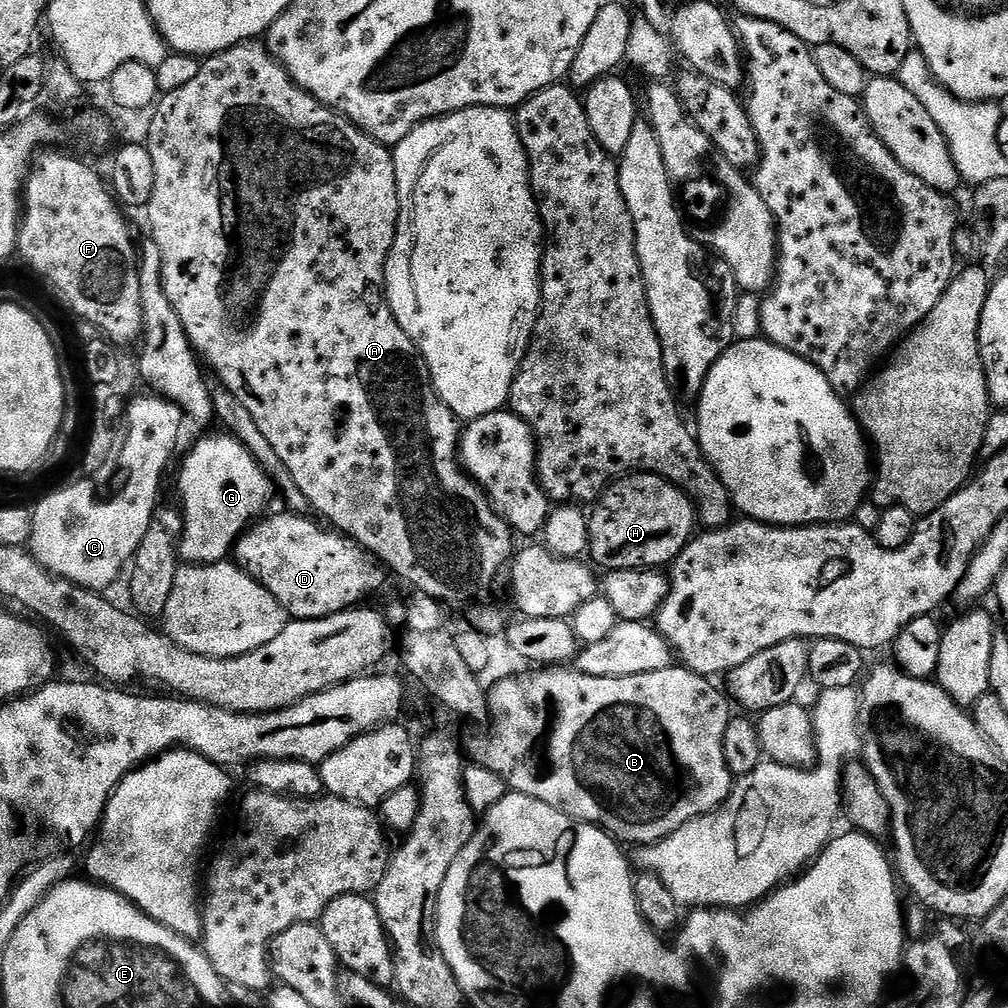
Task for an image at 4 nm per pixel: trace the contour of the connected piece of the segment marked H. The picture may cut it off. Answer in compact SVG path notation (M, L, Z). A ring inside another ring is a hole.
M632 474L613 483L591 509L588 521L590 556L604 570L659 569L664 566L660 564L668 566L675 561L693 539L697 528L696 505L684 491L660 476Z

